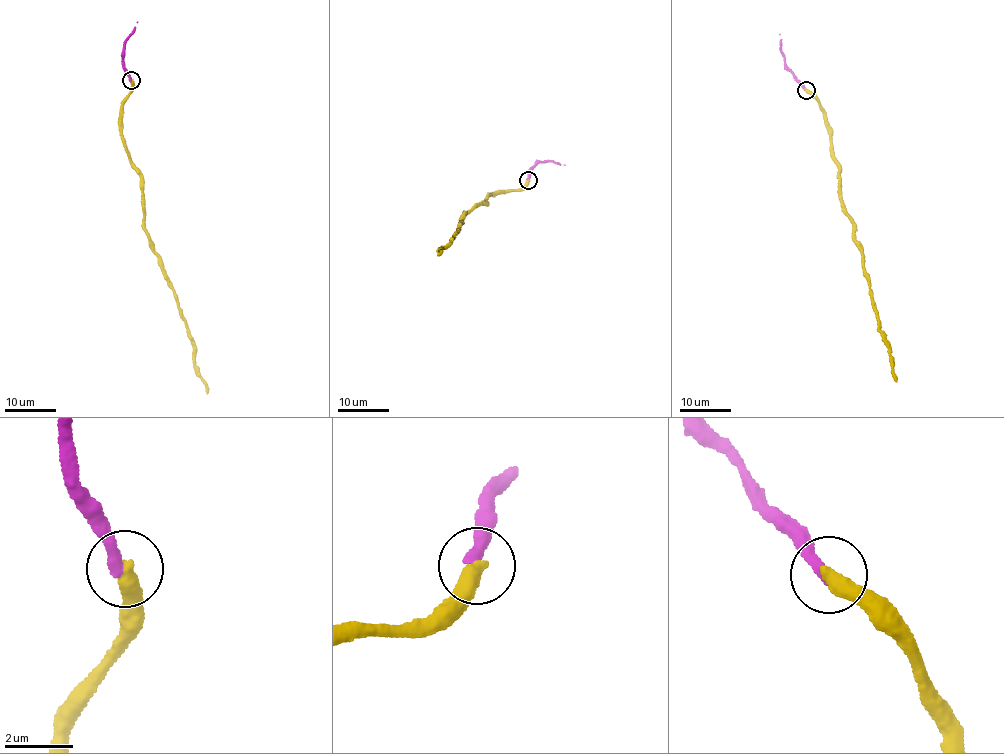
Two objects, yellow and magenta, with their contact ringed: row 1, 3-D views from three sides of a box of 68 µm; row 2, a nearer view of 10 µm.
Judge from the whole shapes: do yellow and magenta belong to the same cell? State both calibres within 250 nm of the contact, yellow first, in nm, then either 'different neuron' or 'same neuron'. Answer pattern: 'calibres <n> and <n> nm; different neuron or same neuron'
calibres 480 and 340 nm; same neuron

